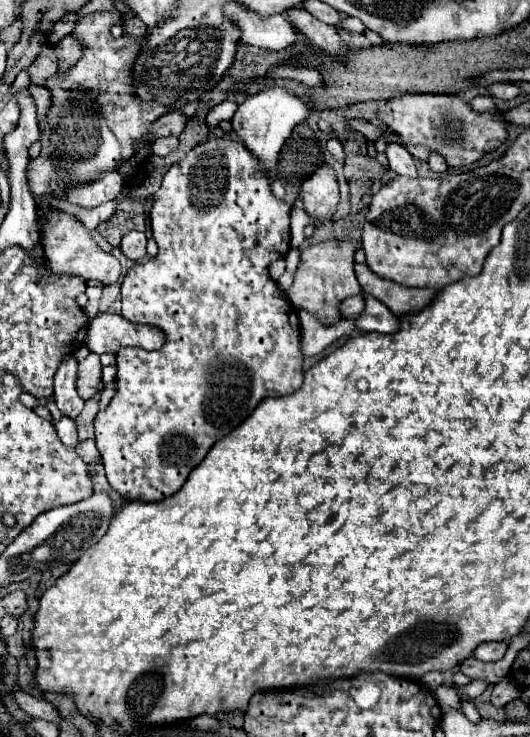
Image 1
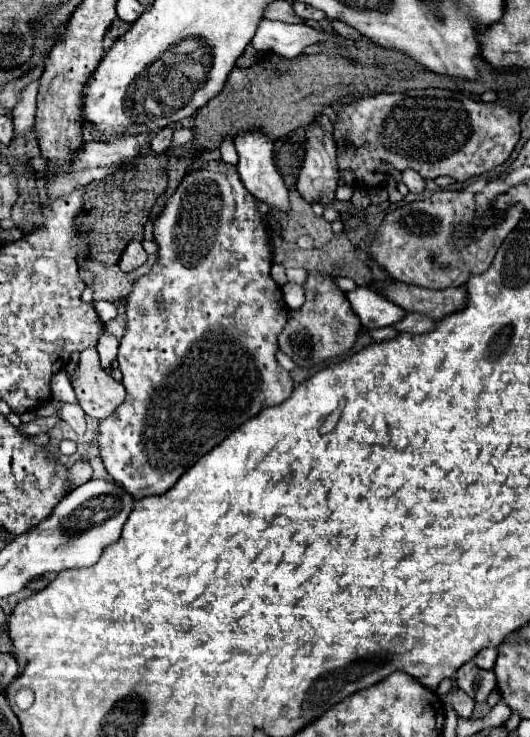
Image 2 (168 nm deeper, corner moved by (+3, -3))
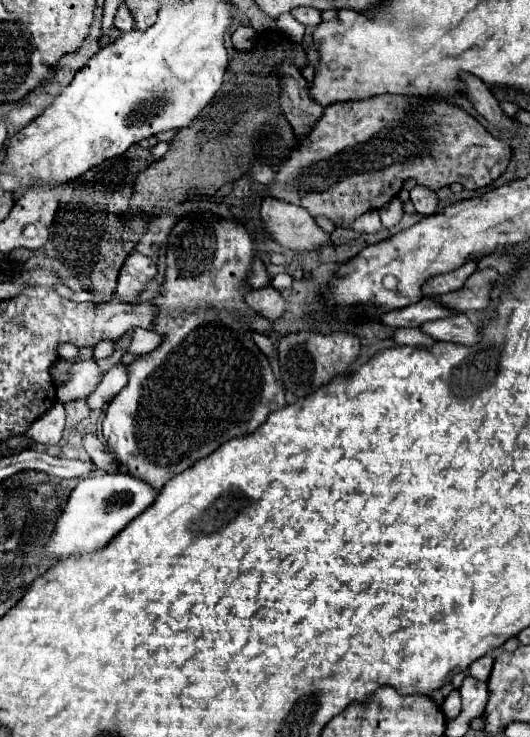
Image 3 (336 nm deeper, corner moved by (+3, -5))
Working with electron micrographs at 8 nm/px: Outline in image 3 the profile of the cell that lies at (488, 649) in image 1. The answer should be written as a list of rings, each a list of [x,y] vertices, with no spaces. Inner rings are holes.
[[[486,654],[486,656],[482,656],[482,658],[478,658],[476,662],[472,662],[472,664],[470,664],[470,674],[472,674],[474,678],[478,678],[478,680],[484,680],[484,682],[486,682],[486,680],[490,678],[492,664],[494,664],[492,656],[490,656],[490,654]]]

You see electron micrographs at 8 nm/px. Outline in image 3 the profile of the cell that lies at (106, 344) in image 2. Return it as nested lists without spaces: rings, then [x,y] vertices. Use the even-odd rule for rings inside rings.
[[[74,362],[70,371],[70,380],[58,386],[58,402],[68,404],[80,398],[88,398],[100,384],[102,372],[96,362]]]

